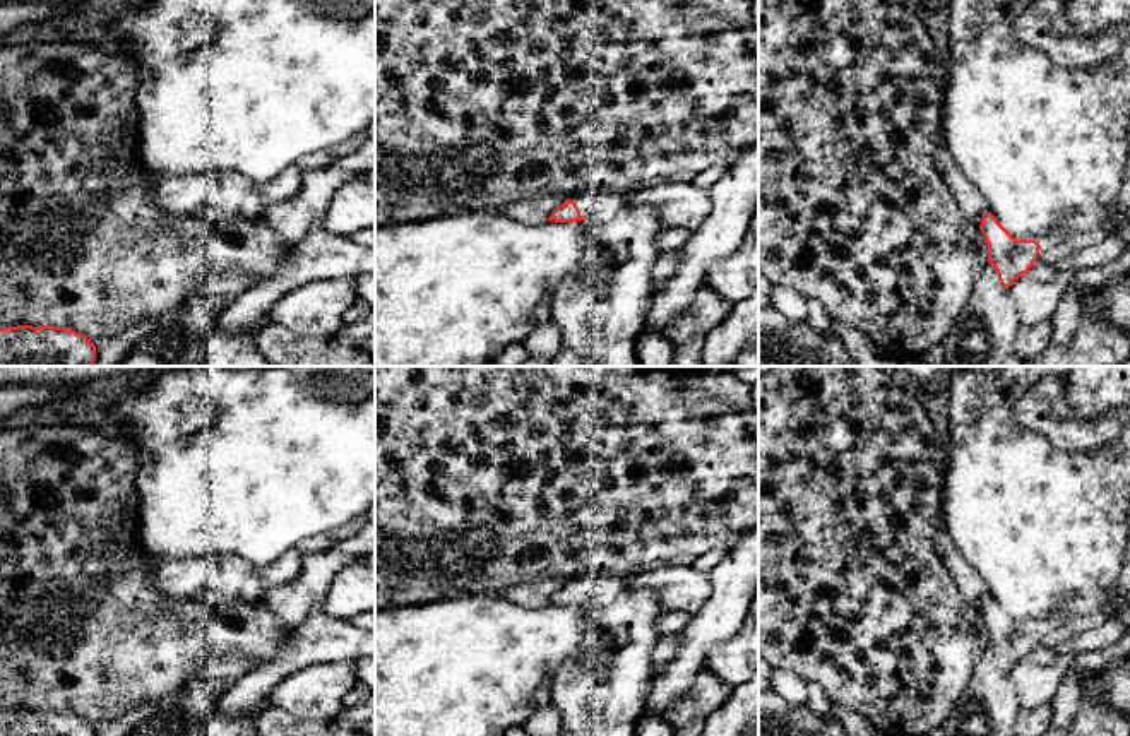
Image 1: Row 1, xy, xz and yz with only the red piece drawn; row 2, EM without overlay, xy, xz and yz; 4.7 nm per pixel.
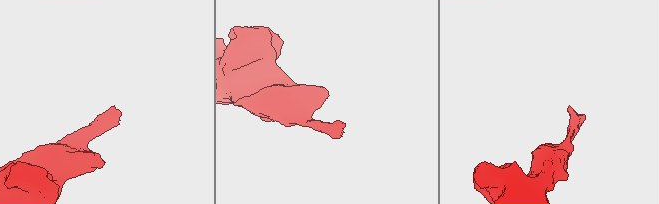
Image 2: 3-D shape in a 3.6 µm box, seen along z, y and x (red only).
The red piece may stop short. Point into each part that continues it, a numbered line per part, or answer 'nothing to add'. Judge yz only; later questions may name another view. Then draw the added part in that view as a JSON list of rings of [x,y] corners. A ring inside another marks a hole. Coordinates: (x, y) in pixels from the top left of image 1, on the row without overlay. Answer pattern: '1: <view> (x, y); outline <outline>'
nothing to add

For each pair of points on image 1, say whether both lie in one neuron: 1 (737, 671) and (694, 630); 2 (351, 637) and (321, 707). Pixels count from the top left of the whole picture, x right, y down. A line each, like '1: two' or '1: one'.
1: two
2: two

